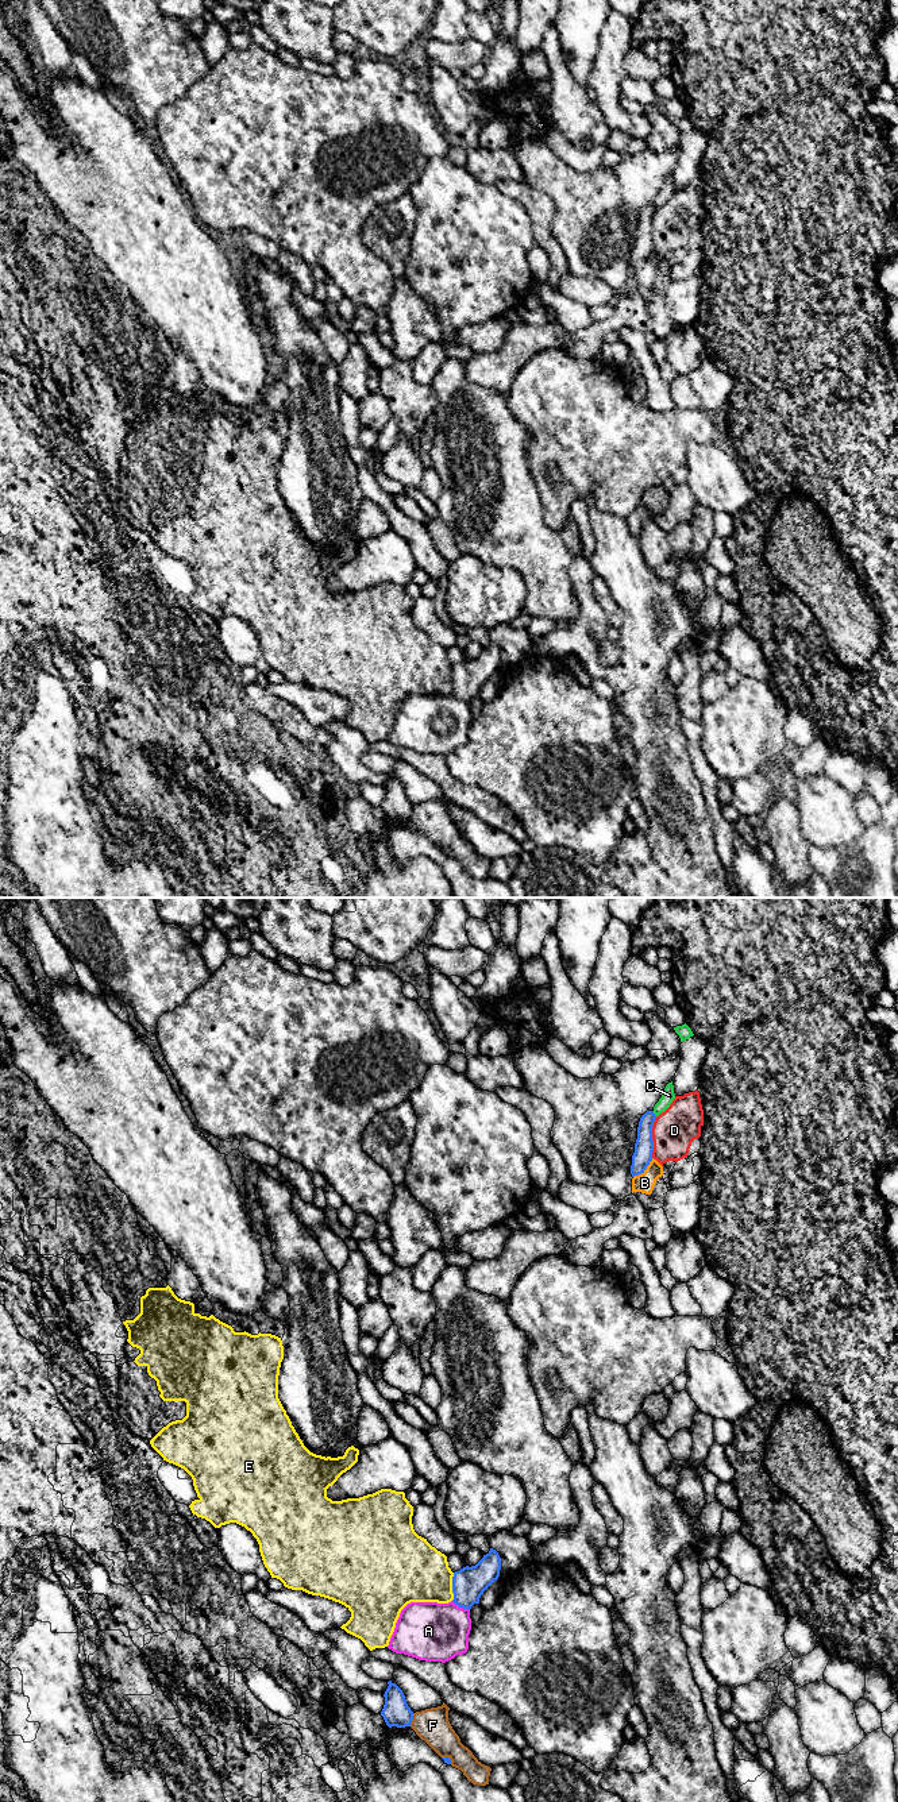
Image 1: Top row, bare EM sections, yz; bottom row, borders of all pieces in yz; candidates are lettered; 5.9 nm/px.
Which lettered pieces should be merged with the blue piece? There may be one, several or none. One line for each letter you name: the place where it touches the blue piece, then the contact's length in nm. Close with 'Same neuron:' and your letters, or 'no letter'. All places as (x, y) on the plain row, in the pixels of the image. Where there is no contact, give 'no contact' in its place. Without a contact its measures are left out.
Same neuron: no letter

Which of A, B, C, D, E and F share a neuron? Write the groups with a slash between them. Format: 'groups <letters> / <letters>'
groups A / B C / D / E / F

